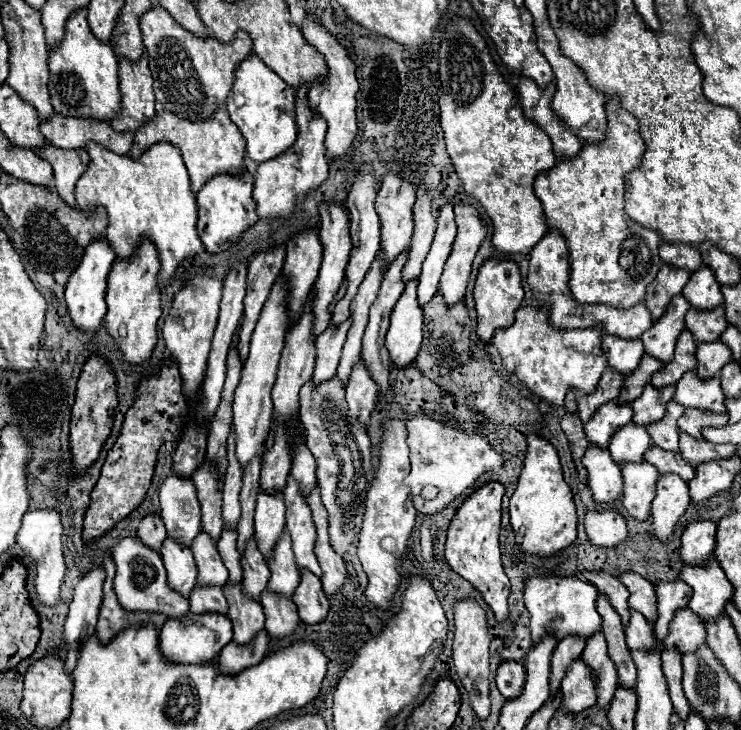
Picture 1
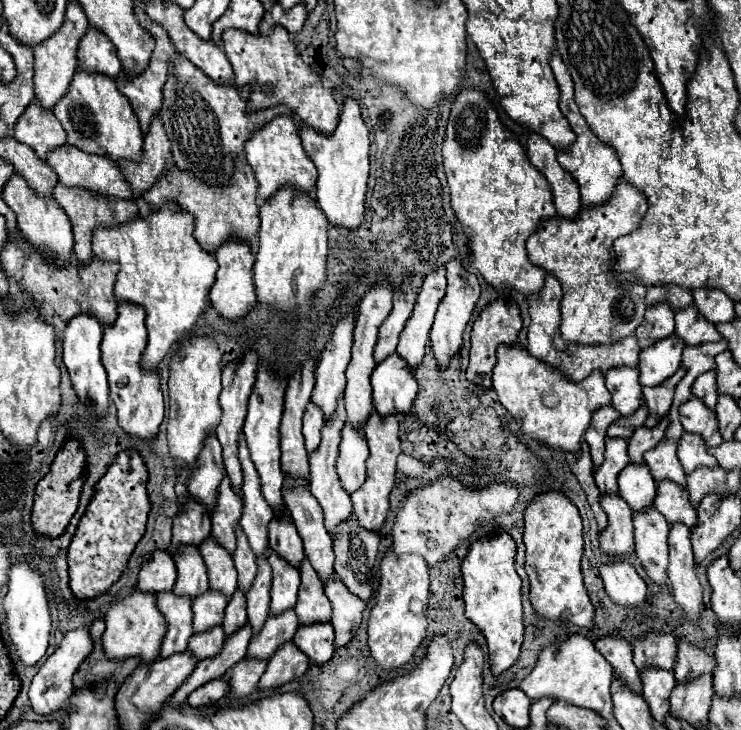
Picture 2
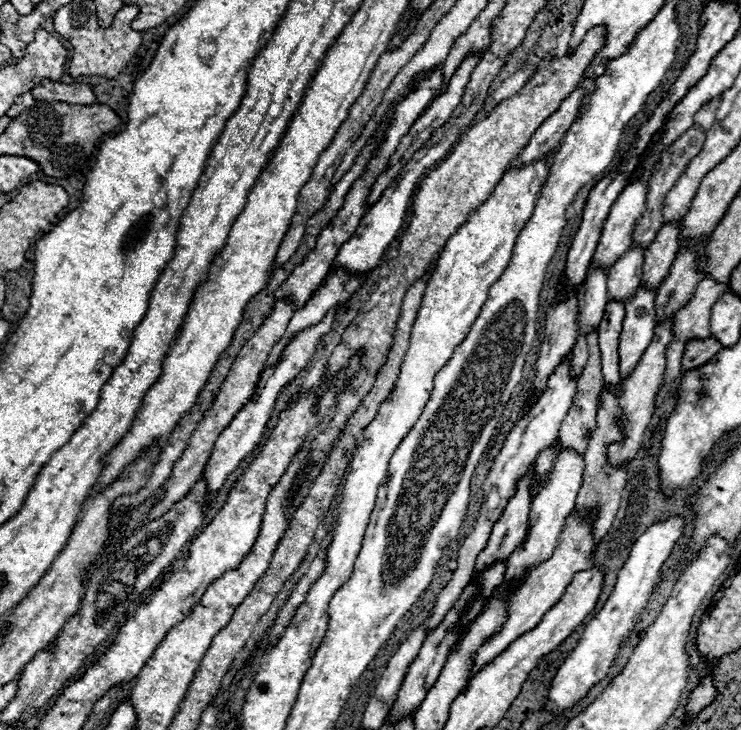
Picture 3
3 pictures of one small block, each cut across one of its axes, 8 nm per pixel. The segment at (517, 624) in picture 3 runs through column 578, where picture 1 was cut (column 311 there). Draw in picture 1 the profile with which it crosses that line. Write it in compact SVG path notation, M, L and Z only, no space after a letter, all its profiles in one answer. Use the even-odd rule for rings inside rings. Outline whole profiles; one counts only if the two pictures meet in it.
M288 478L288 482L286 482L284 500L286 500L286 528L292 536L296 564L300 568L306 568L306 570L314 572L316 576L320 576L322 570L320 570L318 560L314 556L316 530L314 530L312 514L310 514L306 500L304 500L304 494L294 478Z

